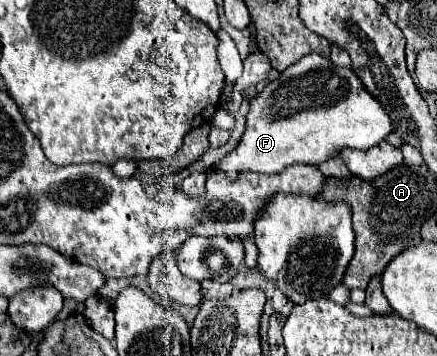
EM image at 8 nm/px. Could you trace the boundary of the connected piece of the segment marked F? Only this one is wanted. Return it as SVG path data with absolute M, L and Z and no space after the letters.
M309 54L297 64L289 66L285 72L281 72L251 100L243 138L239 140L237 148L221 158L213 168L221 170L227 178L237 178L241 172L279 174L293 164L321 164L337 156L343 148L367 150L385 140L389 132L391 118L383 110L383 106L365 90L365 86L351 68L341 68L325 56Z

